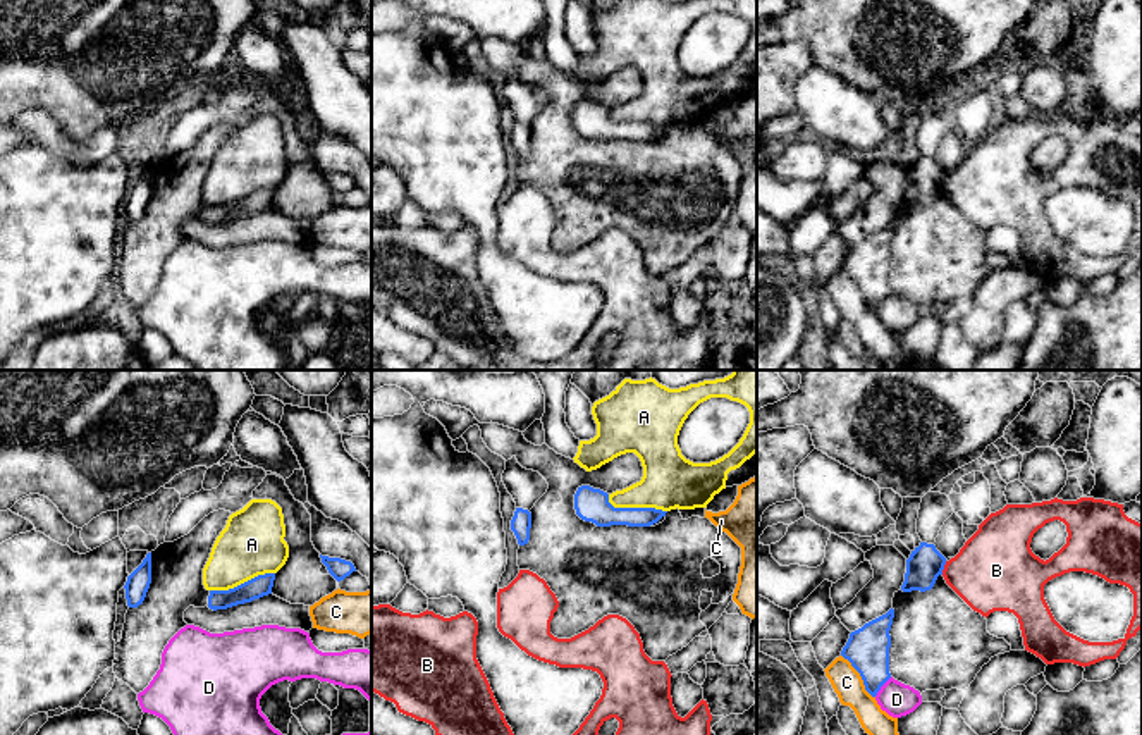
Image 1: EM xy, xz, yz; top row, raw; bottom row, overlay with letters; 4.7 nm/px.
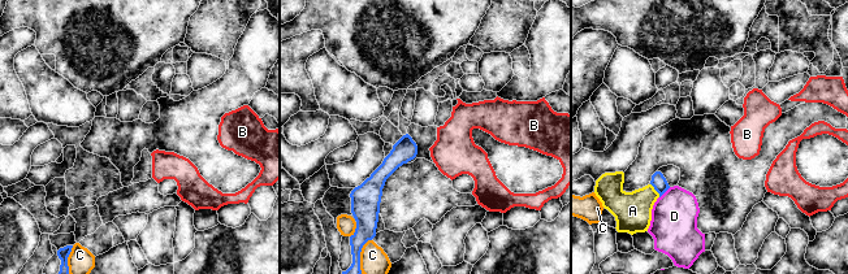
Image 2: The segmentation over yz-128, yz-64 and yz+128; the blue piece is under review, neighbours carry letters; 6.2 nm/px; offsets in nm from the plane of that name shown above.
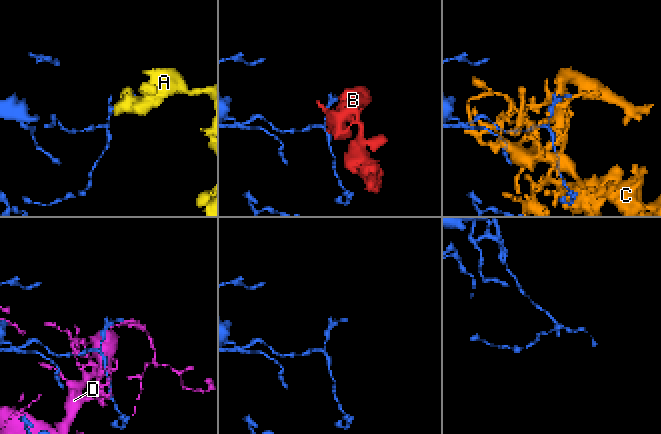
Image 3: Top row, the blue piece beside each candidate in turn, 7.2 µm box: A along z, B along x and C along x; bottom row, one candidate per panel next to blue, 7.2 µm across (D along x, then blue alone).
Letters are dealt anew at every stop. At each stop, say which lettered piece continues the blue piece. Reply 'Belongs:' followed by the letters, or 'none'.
Belongs: none

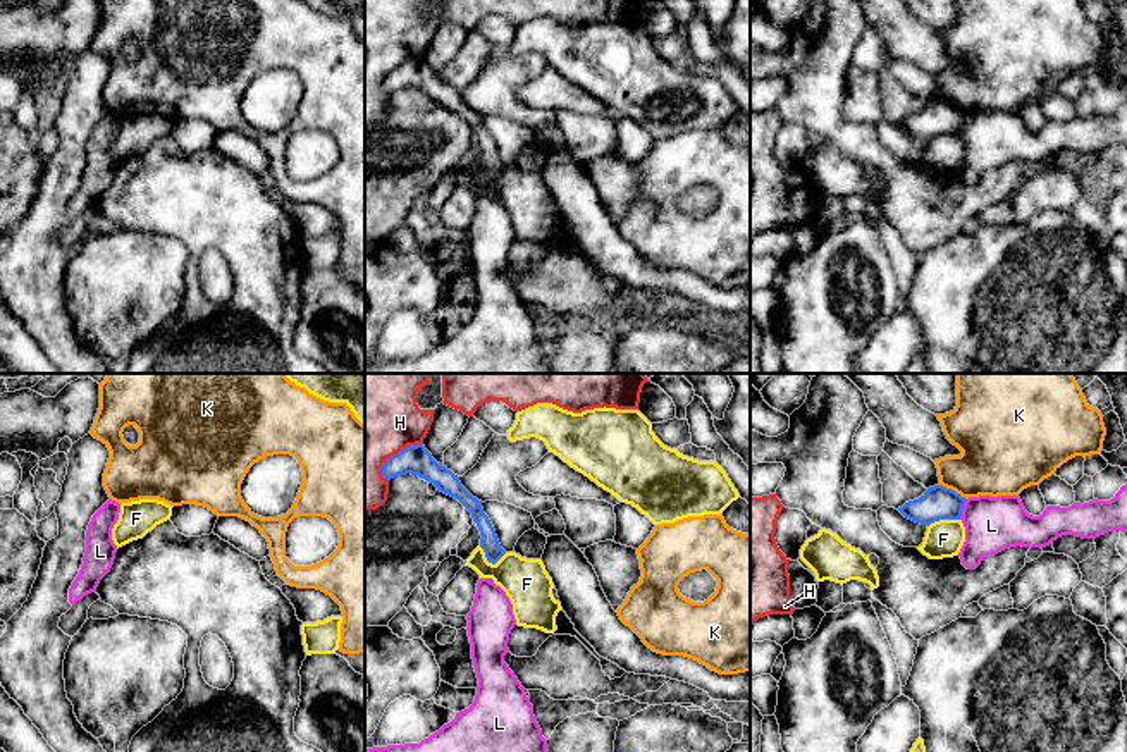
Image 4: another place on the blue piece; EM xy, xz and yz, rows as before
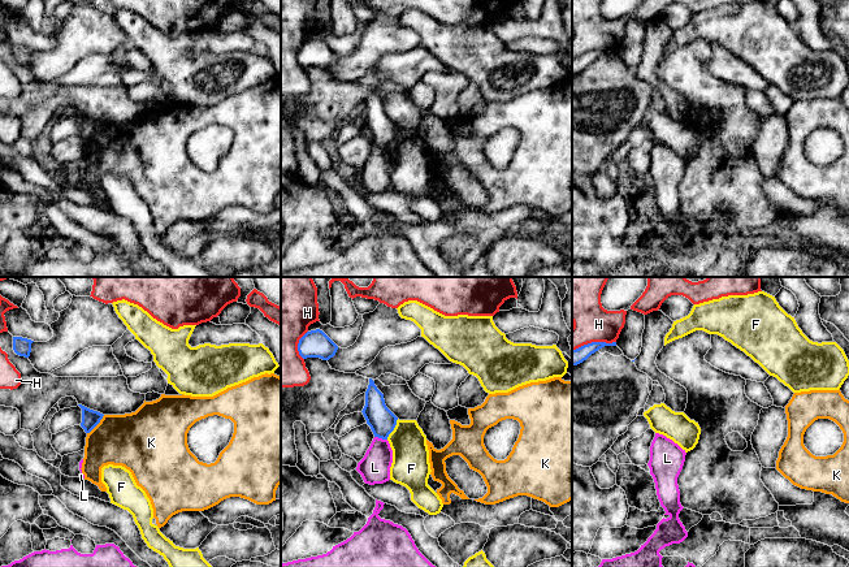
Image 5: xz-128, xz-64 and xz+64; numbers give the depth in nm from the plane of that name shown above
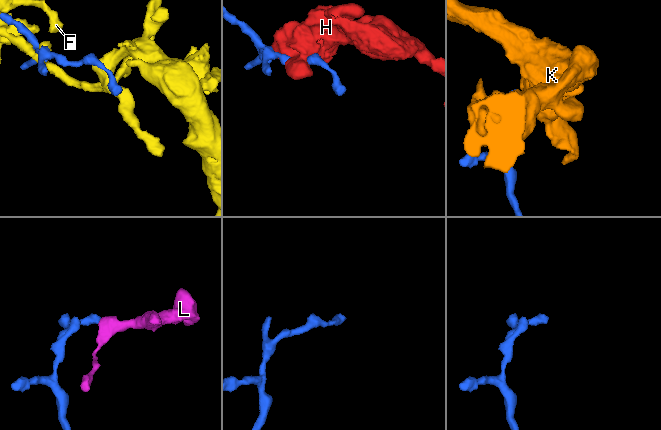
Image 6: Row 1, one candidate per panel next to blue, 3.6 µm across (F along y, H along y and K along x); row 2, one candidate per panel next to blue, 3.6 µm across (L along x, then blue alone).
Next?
Belongs: none

